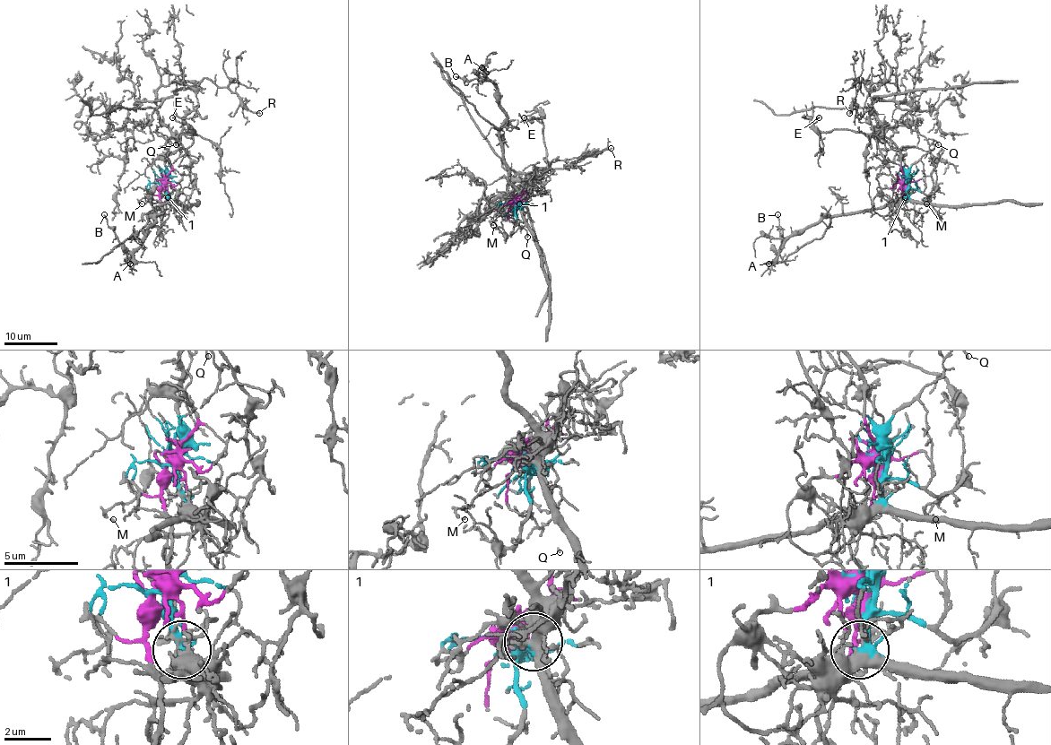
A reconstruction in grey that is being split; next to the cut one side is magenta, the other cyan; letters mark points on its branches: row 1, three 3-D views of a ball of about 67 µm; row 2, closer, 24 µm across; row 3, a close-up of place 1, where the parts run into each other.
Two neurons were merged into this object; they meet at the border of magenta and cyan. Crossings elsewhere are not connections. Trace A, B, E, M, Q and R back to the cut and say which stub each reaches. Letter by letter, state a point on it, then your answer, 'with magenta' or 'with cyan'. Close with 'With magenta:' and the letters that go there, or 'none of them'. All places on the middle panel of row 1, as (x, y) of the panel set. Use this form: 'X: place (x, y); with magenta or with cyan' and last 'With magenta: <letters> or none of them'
A: place (482, 67); with cyan
B: place (456, 76); with cyan
E: place (524, 117); with magenta
M: place (493, 225); with cyan
Q: place (527, 237); with cyan
R: place (611, 148); with magenta
With magenta: E, R

